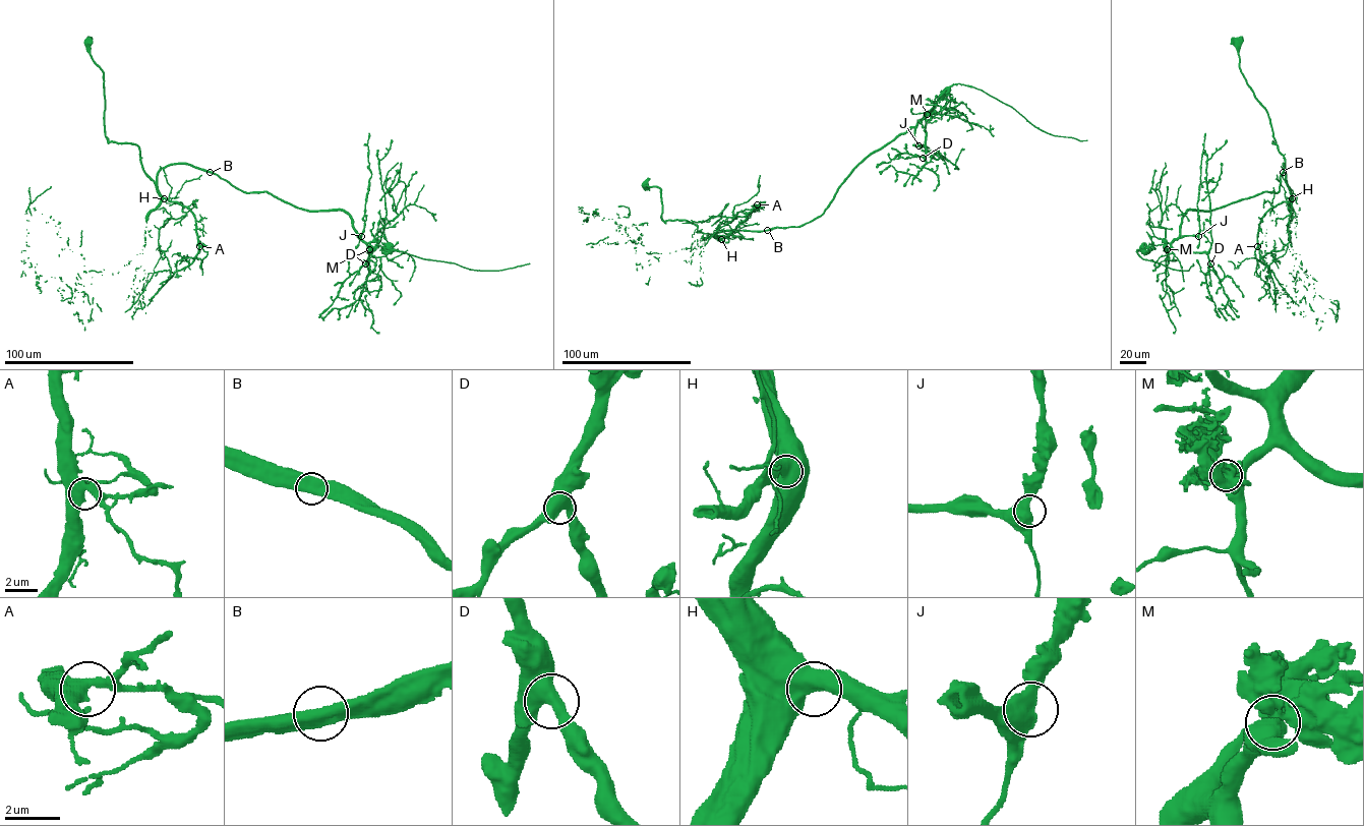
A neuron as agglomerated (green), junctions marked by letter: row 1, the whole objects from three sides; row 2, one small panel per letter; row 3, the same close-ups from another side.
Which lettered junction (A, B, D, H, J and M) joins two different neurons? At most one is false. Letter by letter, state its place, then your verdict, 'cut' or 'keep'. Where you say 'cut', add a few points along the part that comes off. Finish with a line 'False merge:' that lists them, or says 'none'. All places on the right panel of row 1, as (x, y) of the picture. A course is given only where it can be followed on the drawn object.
A: place (1257, 246); keep
B: place (1283, 172); keep
D: place (1210, 263); keep
H: place (1292, 198); keep
J: place (1198, 236); keep
M: place (1167, 249); cut; course (1167, 249), (1162, 244), (1136, 251), (1142, 259), (1176, 270), (1188, 271), (1193, 263)
False merge: M

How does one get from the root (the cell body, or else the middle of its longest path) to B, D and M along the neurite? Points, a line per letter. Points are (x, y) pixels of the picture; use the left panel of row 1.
B: (86, 43), (103, 73), (107, 141), (136, 144), (142, 169), (156, 183), (157, 173), (171, 165), (210, 172)
D: (86, 43), (107, 141), (136, 144), (156, 183), (191, 164), (342, 210), (365, 263)
M: (86, 43), (107, 141), (136, 144), (156, 183), (191, 164), (342, 210), (369, 249)

